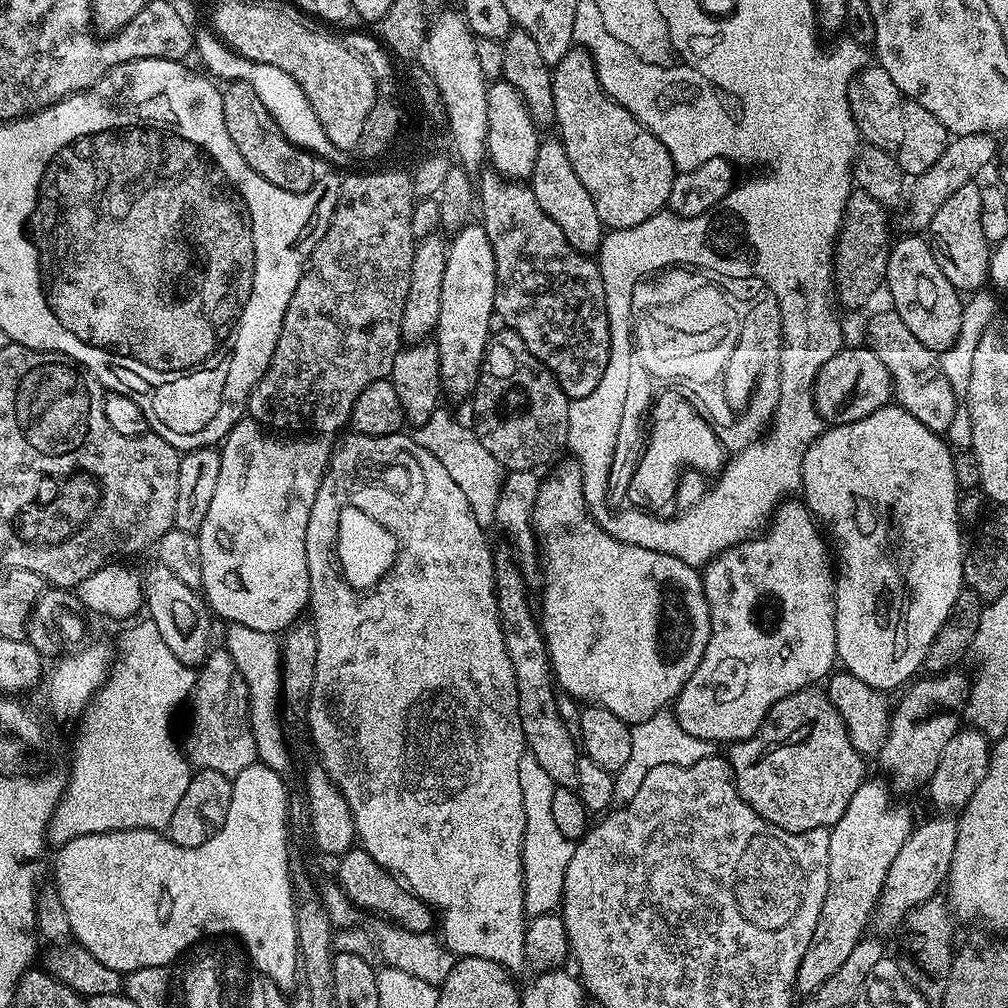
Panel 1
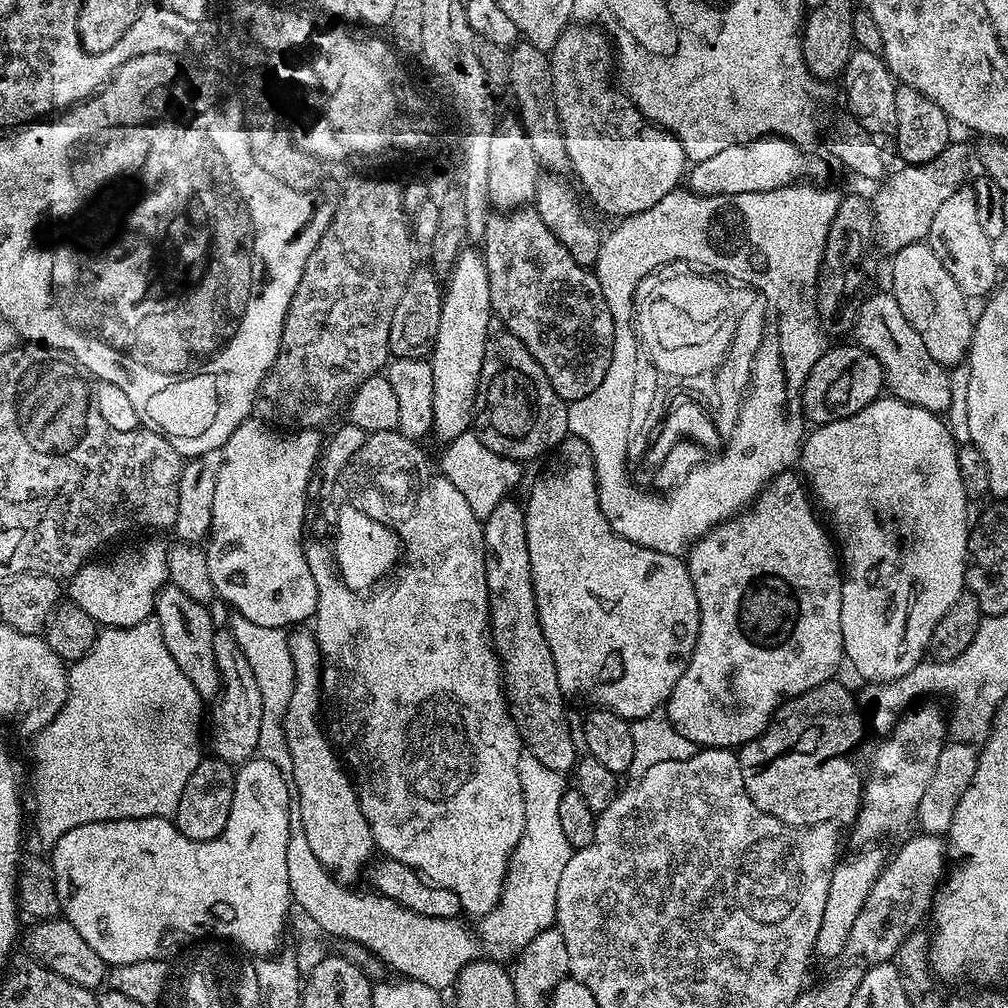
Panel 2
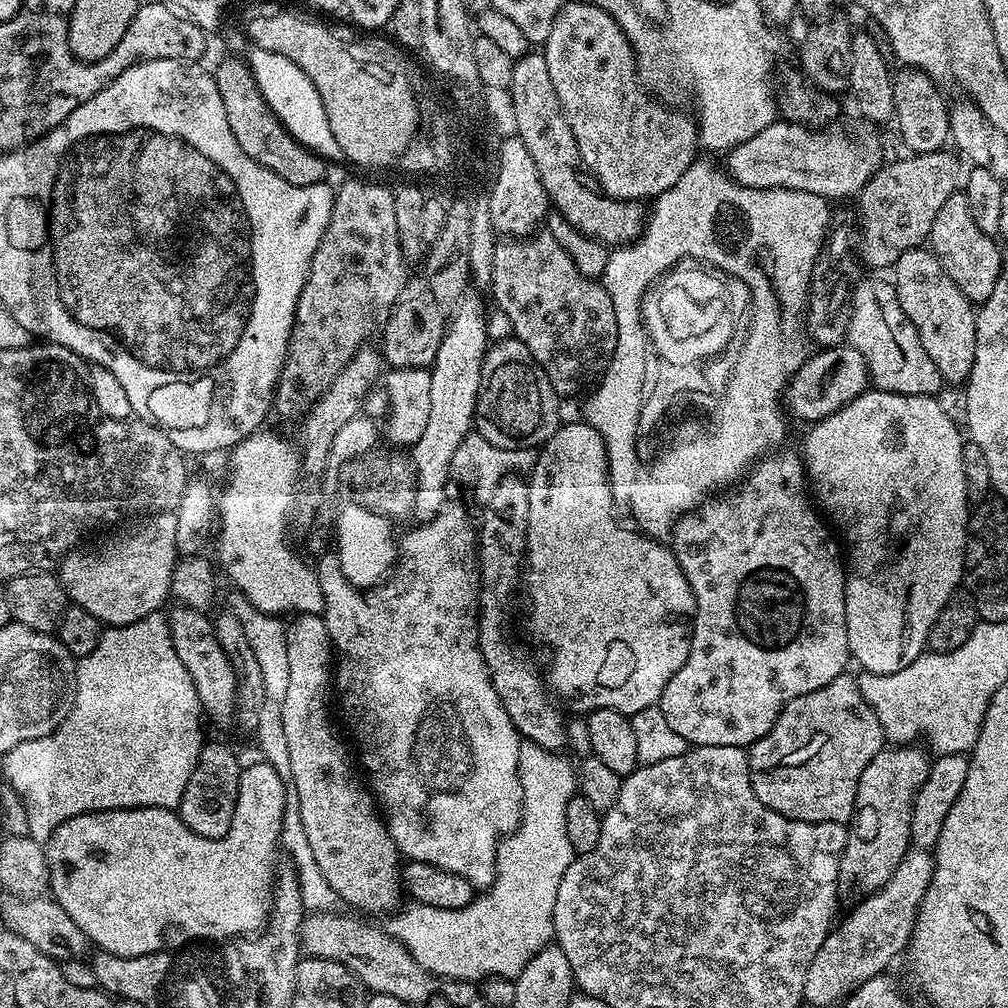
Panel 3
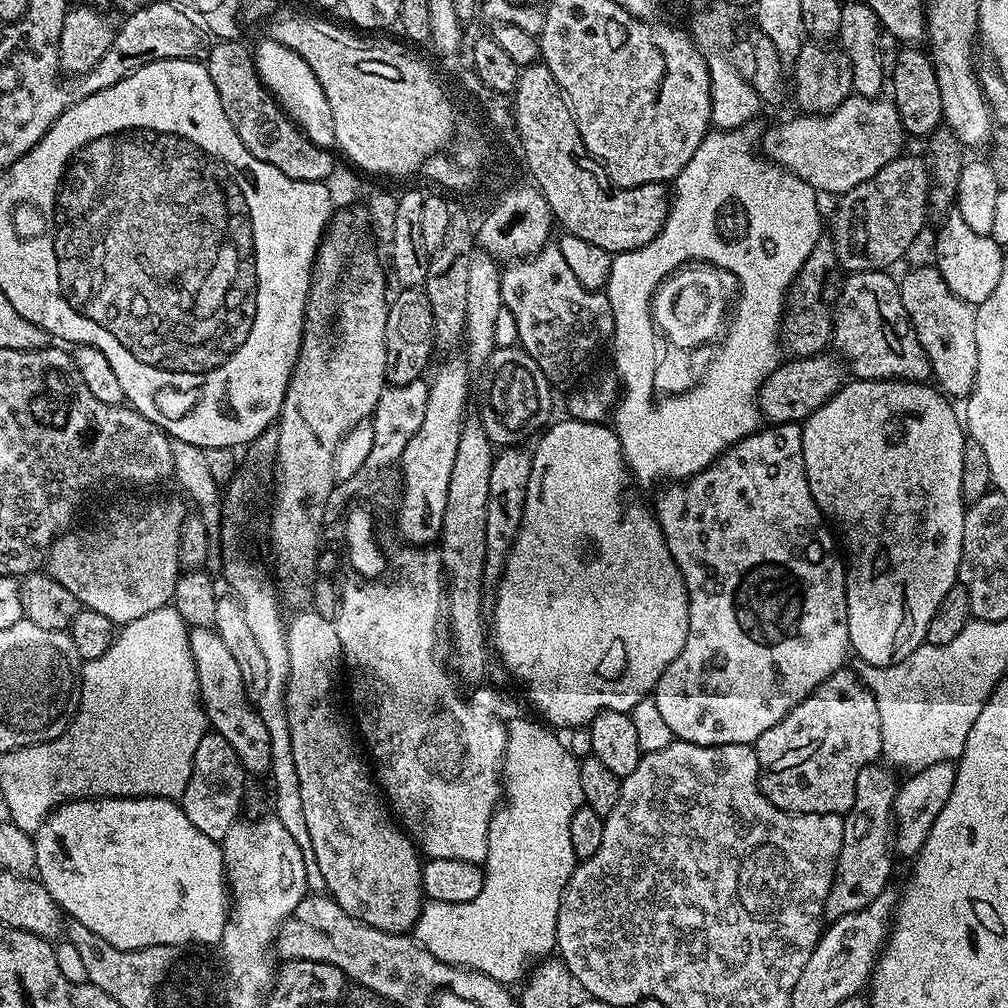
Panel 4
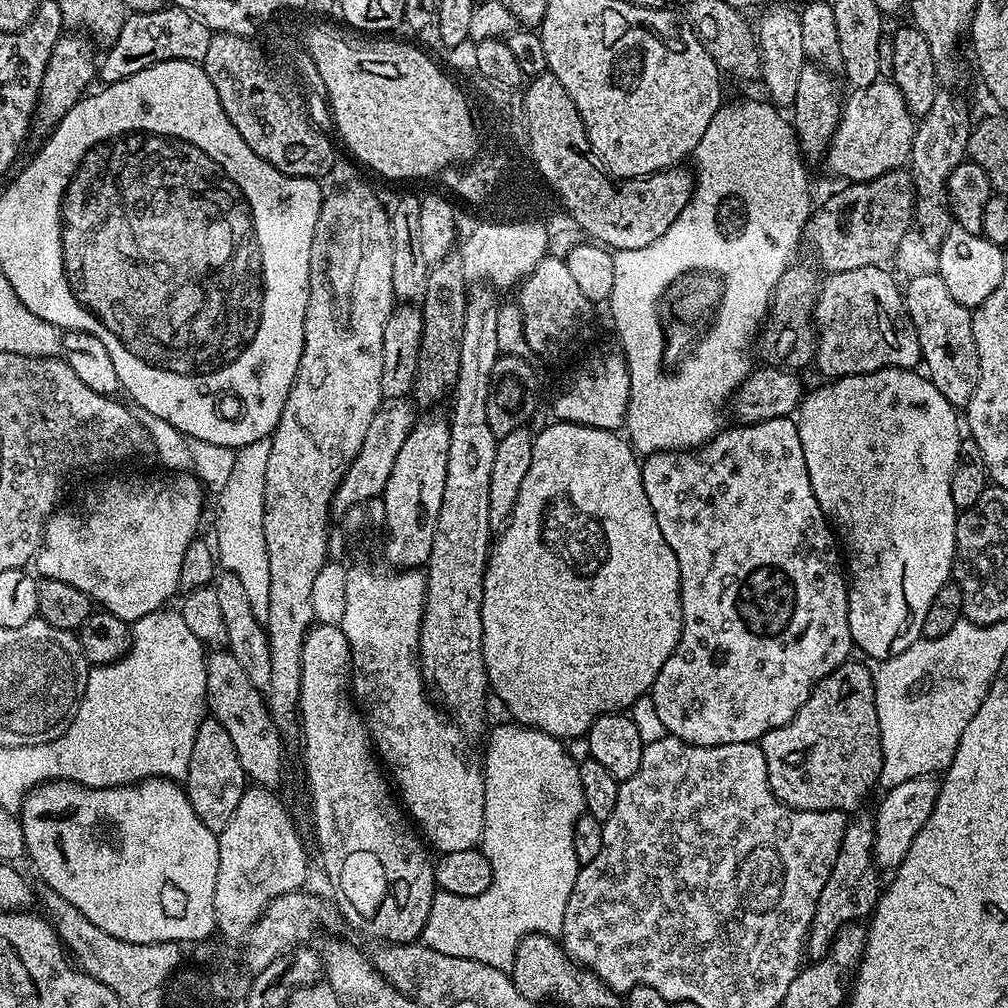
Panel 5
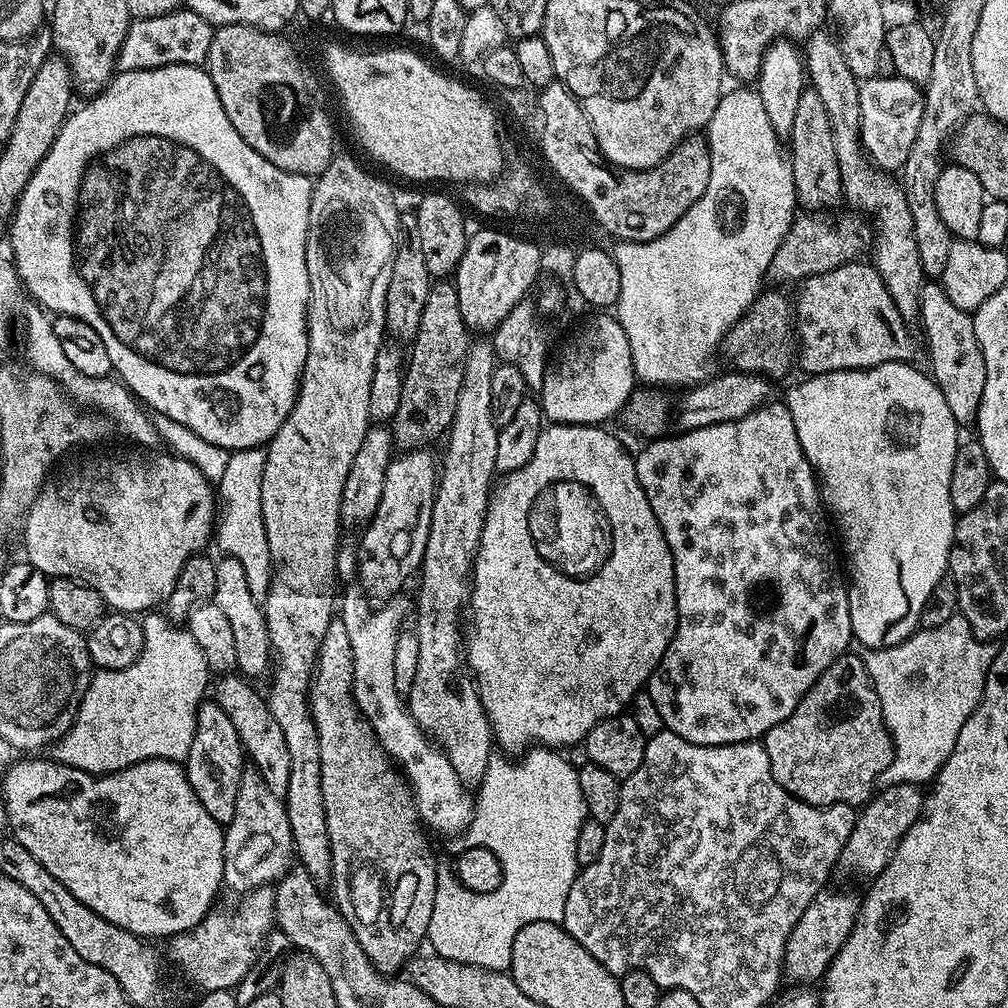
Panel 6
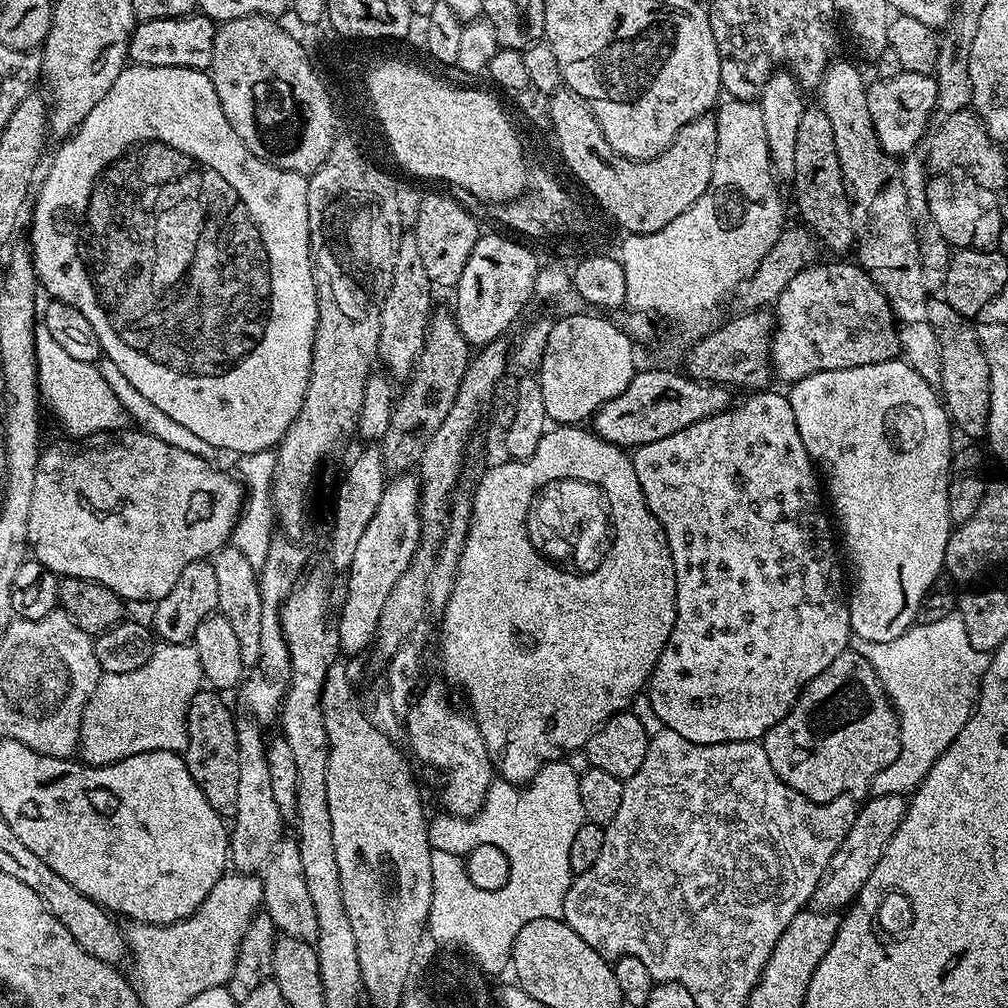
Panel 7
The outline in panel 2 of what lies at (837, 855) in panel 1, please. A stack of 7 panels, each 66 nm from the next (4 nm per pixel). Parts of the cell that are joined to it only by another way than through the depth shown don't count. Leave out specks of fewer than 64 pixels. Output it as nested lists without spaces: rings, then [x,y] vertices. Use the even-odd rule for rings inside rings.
[[[868,846],[863,850],[853,851],[853,856],[845,855],[839,861],[830,878],[830,894],[826,894],[826,910],[822,910],[822,927],[818,930],[815,955],[824,960],[832,960],[835,956],[844,956],[850,930],[862,914],[862,906],[866,906],[866,898],[874,886],[874,882],[884,870],[886,856],[878,850],[879,847]]]

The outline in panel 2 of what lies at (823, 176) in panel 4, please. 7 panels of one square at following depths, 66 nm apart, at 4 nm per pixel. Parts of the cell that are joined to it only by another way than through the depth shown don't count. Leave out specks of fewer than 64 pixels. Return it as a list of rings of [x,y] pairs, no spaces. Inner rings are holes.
[[[760,136],[745,144],[731,144],[710,158],[697,160],[687,169],[686,184],[698,196],[733,196],[747,192],[765,192],[785,188],[788,184],[816,178],[824,172],[824,164],[816,156],[807,156],[805,149],[785,136]]]

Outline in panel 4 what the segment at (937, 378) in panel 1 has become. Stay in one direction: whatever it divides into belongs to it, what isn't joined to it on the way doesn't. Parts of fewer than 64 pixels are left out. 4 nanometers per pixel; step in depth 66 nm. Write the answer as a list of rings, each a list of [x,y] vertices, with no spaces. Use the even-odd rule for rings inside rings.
[[[887,271],[853,272],[845,284],[841,283],[834,300],[834,319],[832,321],[832,344],[835,351],[850,365],[850,372],[857,380],[915,380],[924,382],[932,376],[932,367],[914,334],[908,315],[902,306],[900,285],[888,277]]]

